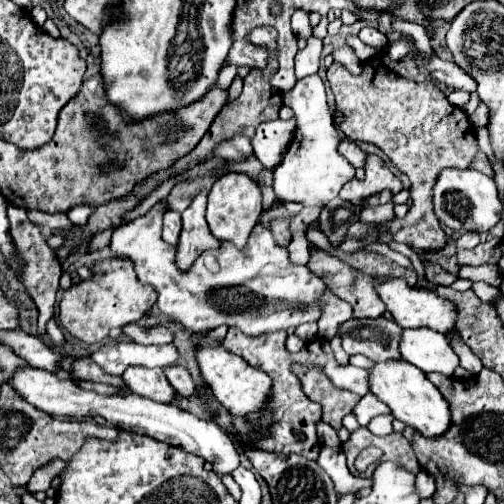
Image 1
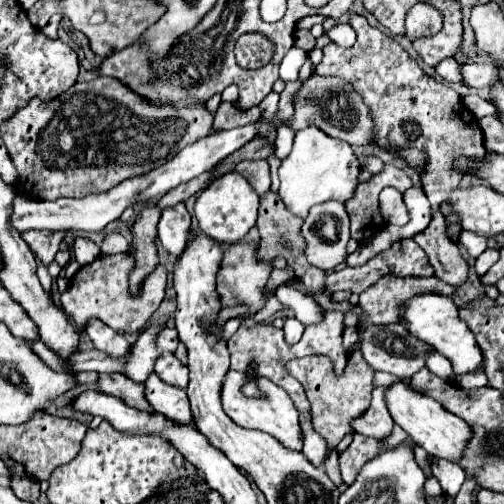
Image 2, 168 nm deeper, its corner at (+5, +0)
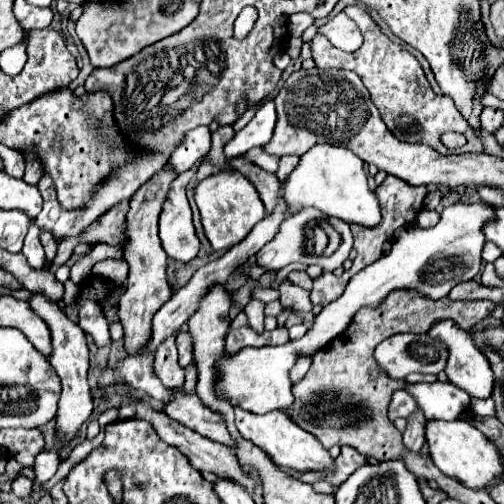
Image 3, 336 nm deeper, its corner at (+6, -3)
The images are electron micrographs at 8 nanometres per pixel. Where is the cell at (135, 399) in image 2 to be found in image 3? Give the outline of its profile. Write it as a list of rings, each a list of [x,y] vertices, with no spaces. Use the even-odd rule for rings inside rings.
[[[142,399],[136,401],[134,407],[136,407],[136,419],[148,421],[148,423],[156,429],[156,433],[158,433],[158,437],[160,437],[162,441],[166,441],[168,445],[180,449],[180,453],[184,453],[184,455],[188,457],[188,461],[190,461],[190,465],[192,465],[194,469],[198,469],[198,471],[210,471],[210,473],[214,473],[214,475],[226,475],[228,479],[236,479],[238,483],[244,483],[244,487],[246,487],[248,491],[254,489],[256,481],[250,479],[248,475],[244,475],[242,467],[236,463],[236,457],[232,455],[232,451],[230,451],[226,445],[216,443],[216,441],[212,441],[212,439],[206,439],[206,437],[198,435],[196,431],[192,431],[192,429],[180,425],[178,421],[170,419],[166,413],[156,411],[154,407],[150,407],[150,405],[148,405],[146,401],[142,401]]]

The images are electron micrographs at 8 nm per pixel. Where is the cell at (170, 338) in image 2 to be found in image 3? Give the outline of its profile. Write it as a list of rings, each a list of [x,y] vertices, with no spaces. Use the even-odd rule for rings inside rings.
[[[180,331],[176,335],[176,347],[178,347],[180,365],[186,367],[188,363],[192,363],[192,339],[188,339],[188,333],[186,331]]]

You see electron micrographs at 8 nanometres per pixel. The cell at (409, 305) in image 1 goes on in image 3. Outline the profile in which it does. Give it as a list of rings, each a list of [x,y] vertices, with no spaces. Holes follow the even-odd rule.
[[[442,319],[442,321],[436,321],[436,323],[428,329],[428,337],[440,339],[440,341],[448,347],[448,363],[446,363],[444,373],[448,375],[448,381],[450,381],[450,383],[454,383],[456,387],[464,389],[468,395],[476,395],[476,397],[480,397],[480,399],[490,397],[492,383],[494,383],[494,375],[492,375],[492,369],[490,369],[488,359],[486,359],[486,357],[482,355],[482,351],[474,345],[470,331],[460,329],[458,323],[452,323],[452,319]]]

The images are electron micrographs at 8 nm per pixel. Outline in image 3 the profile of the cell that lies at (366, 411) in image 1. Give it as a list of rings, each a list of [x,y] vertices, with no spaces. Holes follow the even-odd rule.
[[[396,391],[388,405],[388,419],[390,421],[394,421],[398,417],[408,419],[408,415],[412,415],[416,409],[418,409],[418,405],[416,405],[414,397],[410,397],[406,391]]]

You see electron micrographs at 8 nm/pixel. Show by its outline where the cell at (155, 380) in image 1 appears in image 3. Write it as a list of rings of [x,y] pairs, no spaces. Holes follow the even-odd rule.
[[[174,389],[172,399],[164,403],[164,411],[170,419],[186,425],[192,431],[218,443],[232,445],[232,437],[224,427],[224,419],[220,419],[220,415],[216,415],[214,411],[208,411],[208,407],[204,407],[194,393]]]

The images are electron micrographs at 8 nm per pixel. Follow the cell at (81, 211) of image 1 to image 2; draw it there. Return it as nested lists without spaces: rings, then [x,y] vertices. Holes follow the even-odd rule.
[[[271,92],[261,104],[261,120],[247,124],[243,128],[233,128],[227,132],[217,132],[217,134],[209,134],[189,146],[185,146],[179,156],[175,156],[173,160],[169,160],[167,164],[151,170],[149,174],[143,176],[135,176],[131,180],[125,180],[123,184],[111,188],[109,192],[103,194],[91,194],[85,198],[59,198],[55,202],[43,202],[43,200],[29,200],[25,196],[15,196],[13,200],[13,208],[11,208],[11,216],[9,216],[9,224],[11,228],[15,228],[17,232],[25,232],[25,230],[85,230],[85,232],[99,232],[103,230],[109,222],[117,220],[123,210],[127,206],[141,206],[149,200],[157,200],[163,194],[167,194],[171,188],[183,184],[185,180],[191,180],[203,172],[207,172],[209,168],[217,166],[221,160],[225,160],[229,154],[233,154],[235,150],[239,150],[241,146],[245,146],[249,140],[253,140],[259,134],[259,126],[261,122],[271,122],[277,114],[277,102],[279,102],[279,94]]]

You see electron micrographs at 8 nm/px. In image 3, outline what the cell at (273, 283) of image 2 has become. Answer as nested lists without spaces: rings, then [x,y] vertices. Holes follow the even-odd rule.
[[[252,299],[246,307],[244,313],[248,317],[248,325],[256,331],[264,331],[264,301]]]

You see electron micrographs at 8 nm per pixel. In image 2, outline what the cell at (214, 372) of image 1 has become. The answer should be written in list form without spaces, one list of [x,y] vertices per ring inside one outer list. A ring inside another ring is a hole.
[[[229,370],[227,376],[225,376],[225,384],[223,384],[223,392],[221,392],[221,398],[223,398],[223,410],[229,418],[235,420],[235,424],[239,424],[241,428],[253,428],[253,430],[261,430],[265,434],[271,434],[273,438],[277,438],[285,448],[289,450],[297,450],[301,452],[303,450],[303,432],[301,432],[301,426],[299,426],[299,416],[297,416],[297,408],[293,406],[293,400],[289,398],[289,394],[275,386],[271,380],[267,378],[259,378],[259,388],[261,392],[265,392],[267,398],[247,398],[243,392],[241,392],[241,386],[245,382],[245,376],[241,372],[235,372],[235,370]]]

